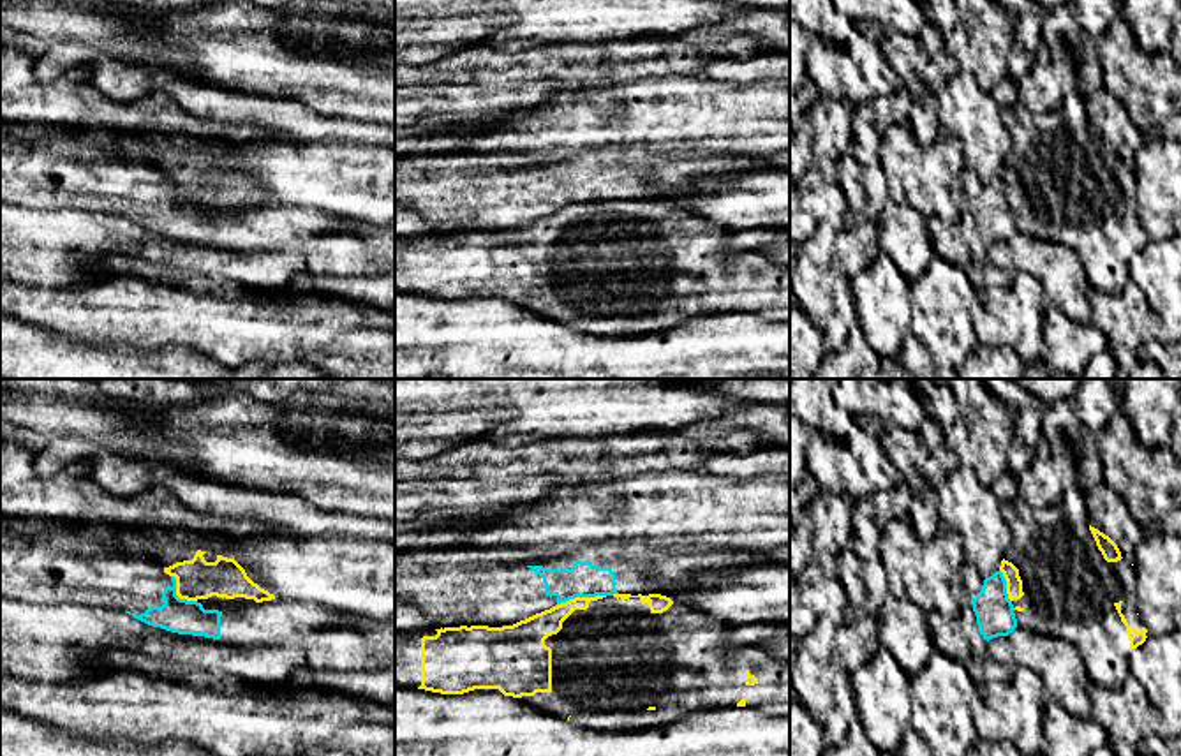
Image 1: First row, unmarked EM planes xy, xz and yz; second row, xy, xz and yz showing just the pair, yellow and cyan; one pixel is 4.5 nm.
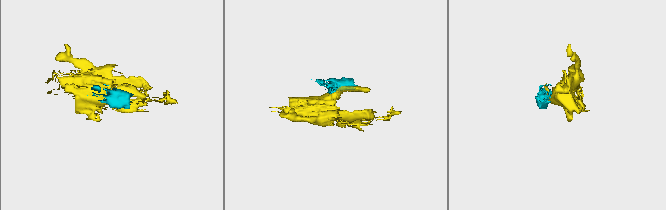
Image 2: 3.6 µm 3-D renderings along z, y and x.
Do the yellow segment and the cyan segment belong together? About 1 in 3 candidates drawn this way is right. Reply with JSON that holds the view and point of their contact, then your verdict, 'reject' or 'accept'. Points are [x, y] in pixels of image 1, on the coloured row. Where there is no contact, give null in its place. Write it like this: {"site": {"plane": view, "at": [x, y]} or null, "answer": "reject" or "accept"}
{"site": {"plane": "xz", "at": [579, 598]}, "answer": "reject"}

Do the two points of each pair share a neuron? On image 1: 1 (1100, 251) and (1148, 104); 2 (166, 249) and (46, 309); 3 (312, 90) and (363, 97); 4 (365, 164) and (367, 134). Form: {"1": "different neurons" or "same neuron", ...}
{"1": "different neurons", "2": "different neurons", "3": "same neuron", "4": "different neurons"}

